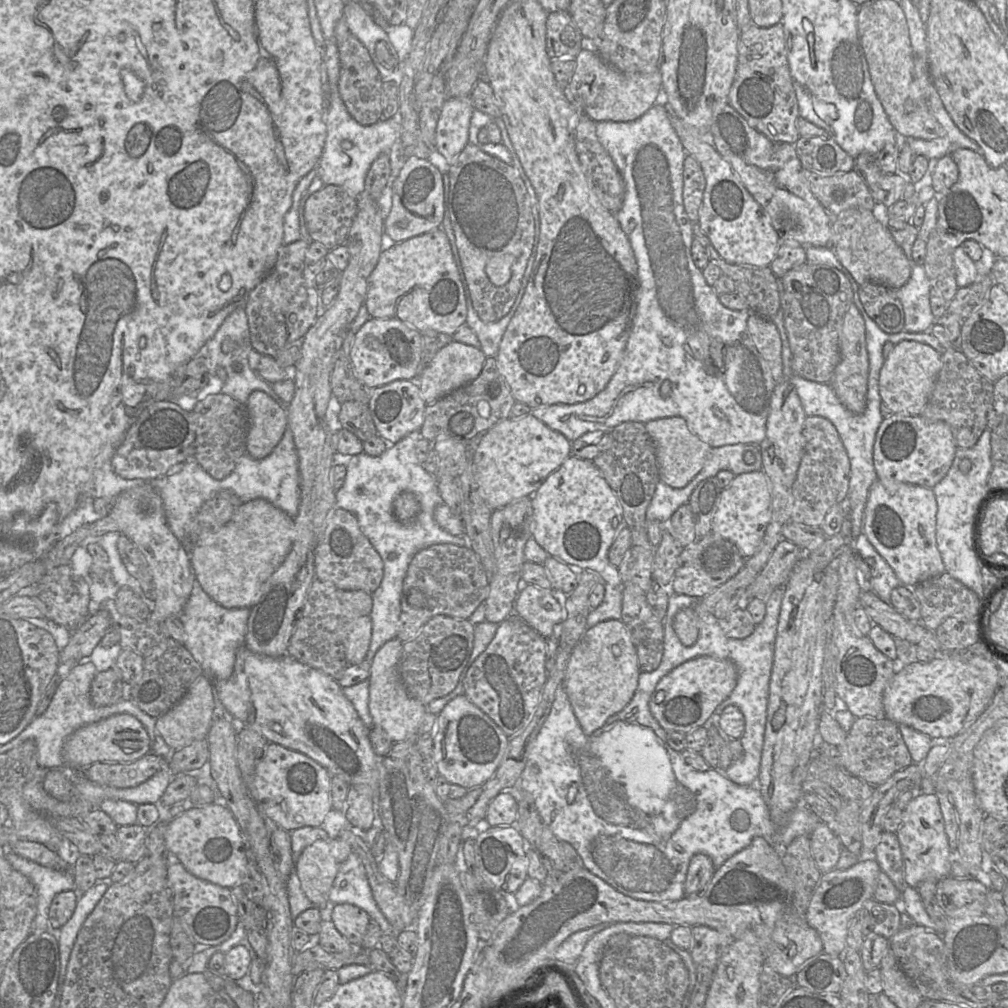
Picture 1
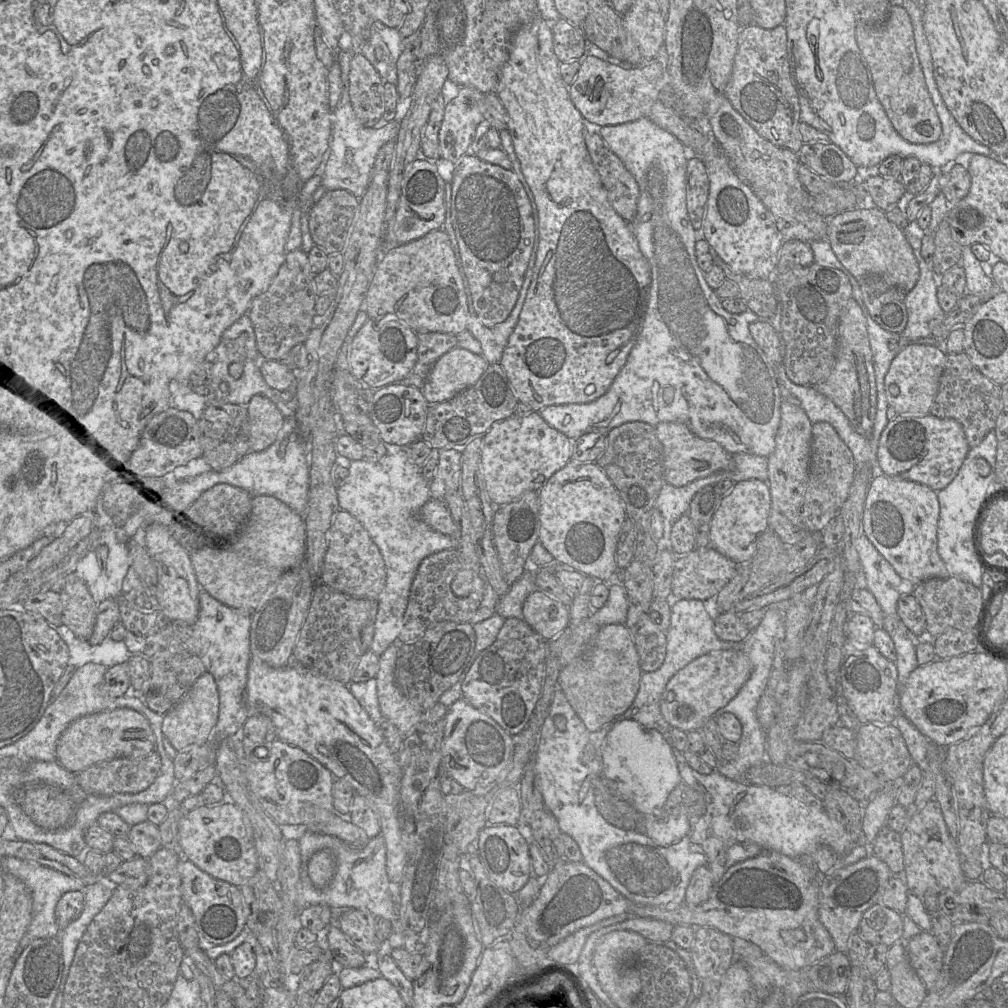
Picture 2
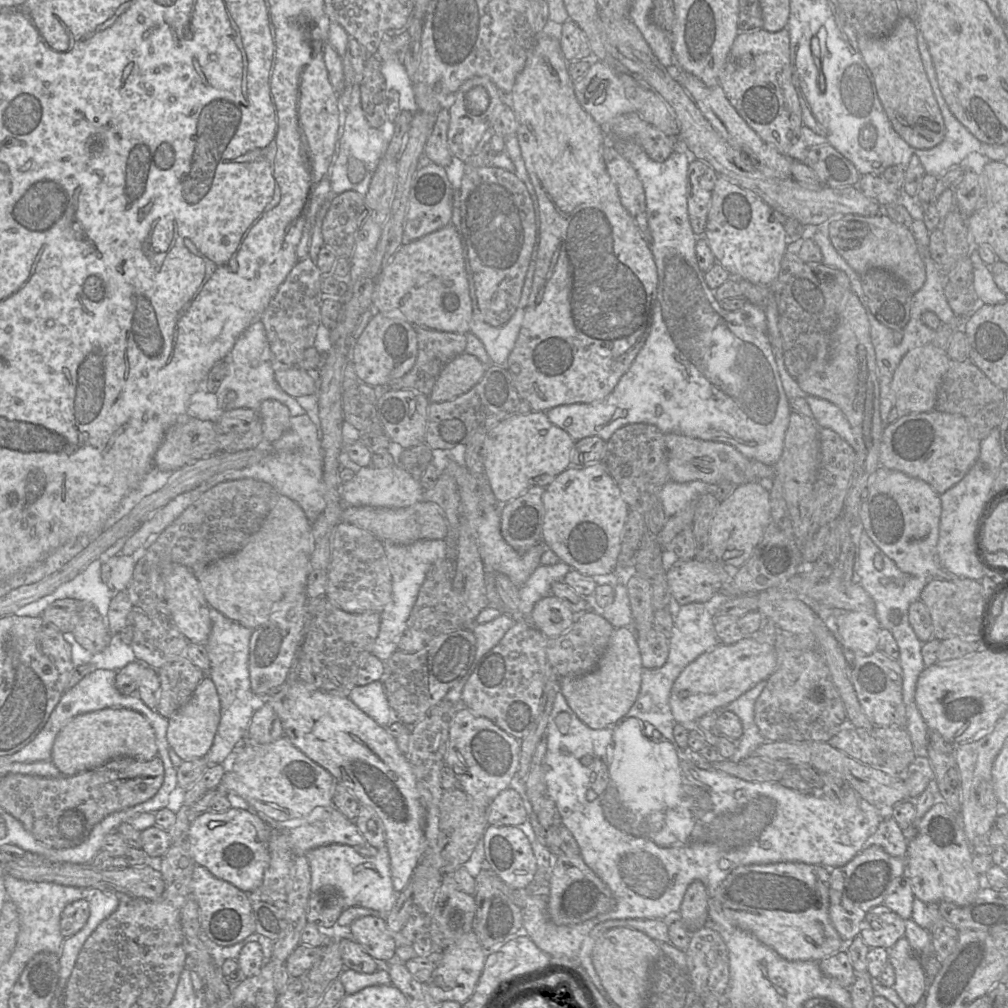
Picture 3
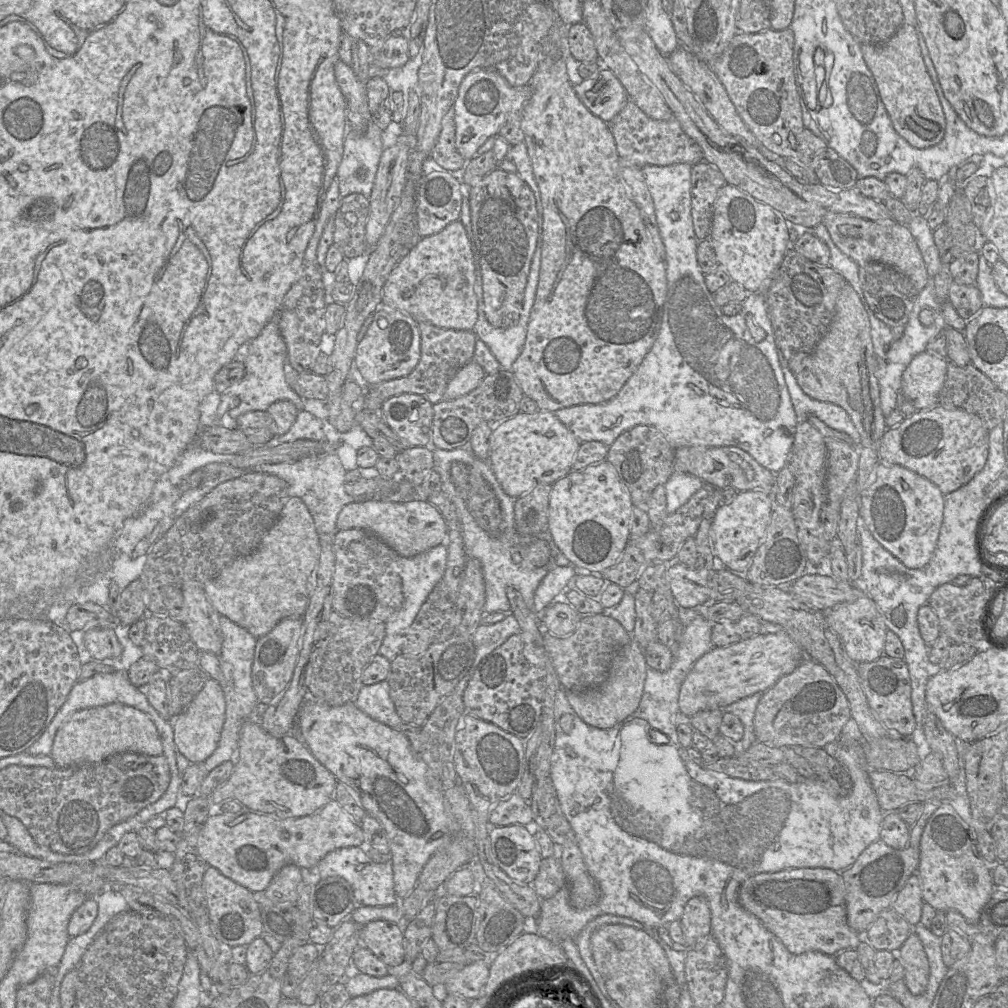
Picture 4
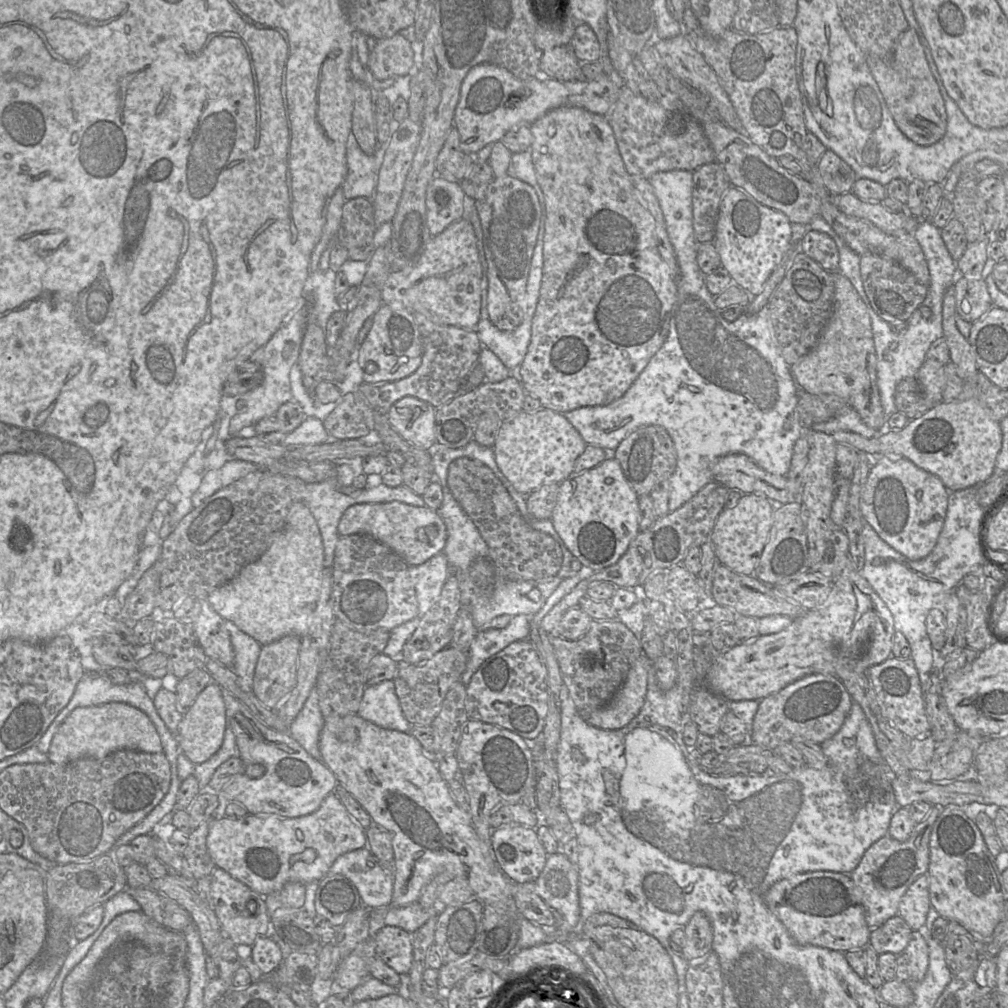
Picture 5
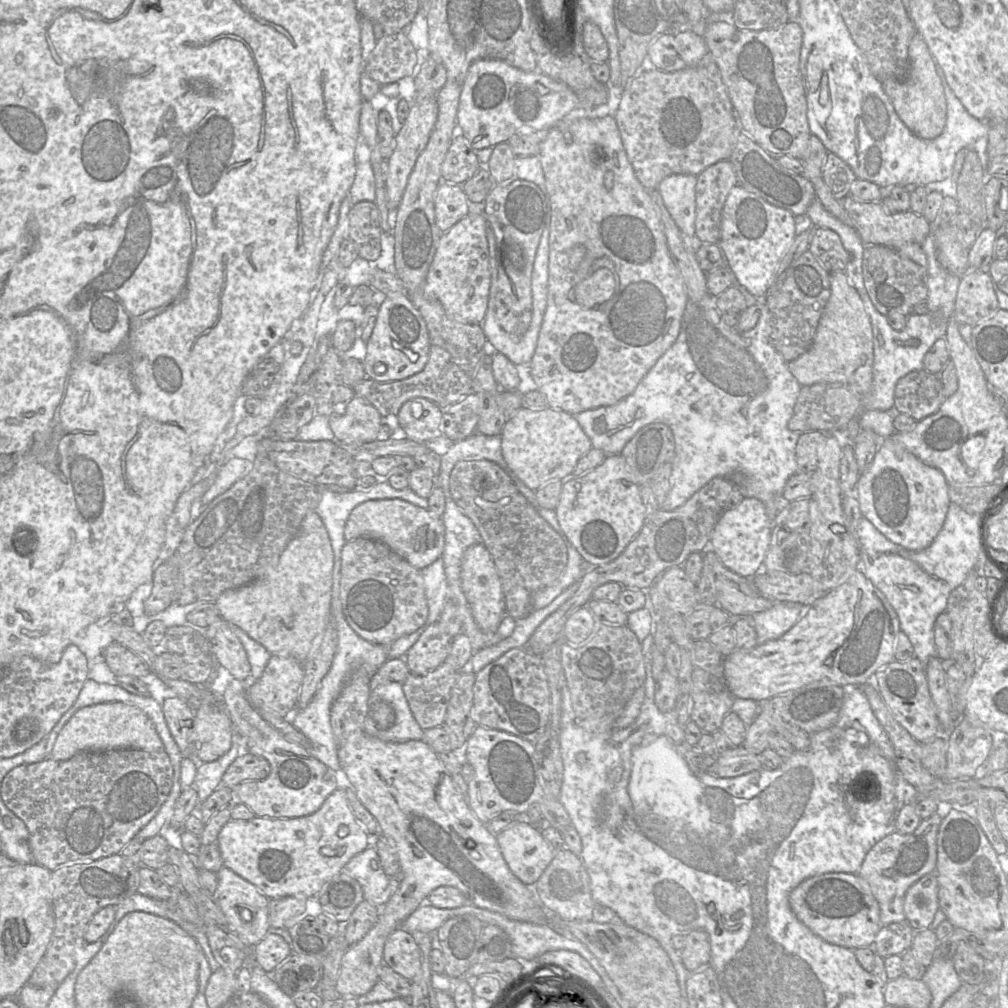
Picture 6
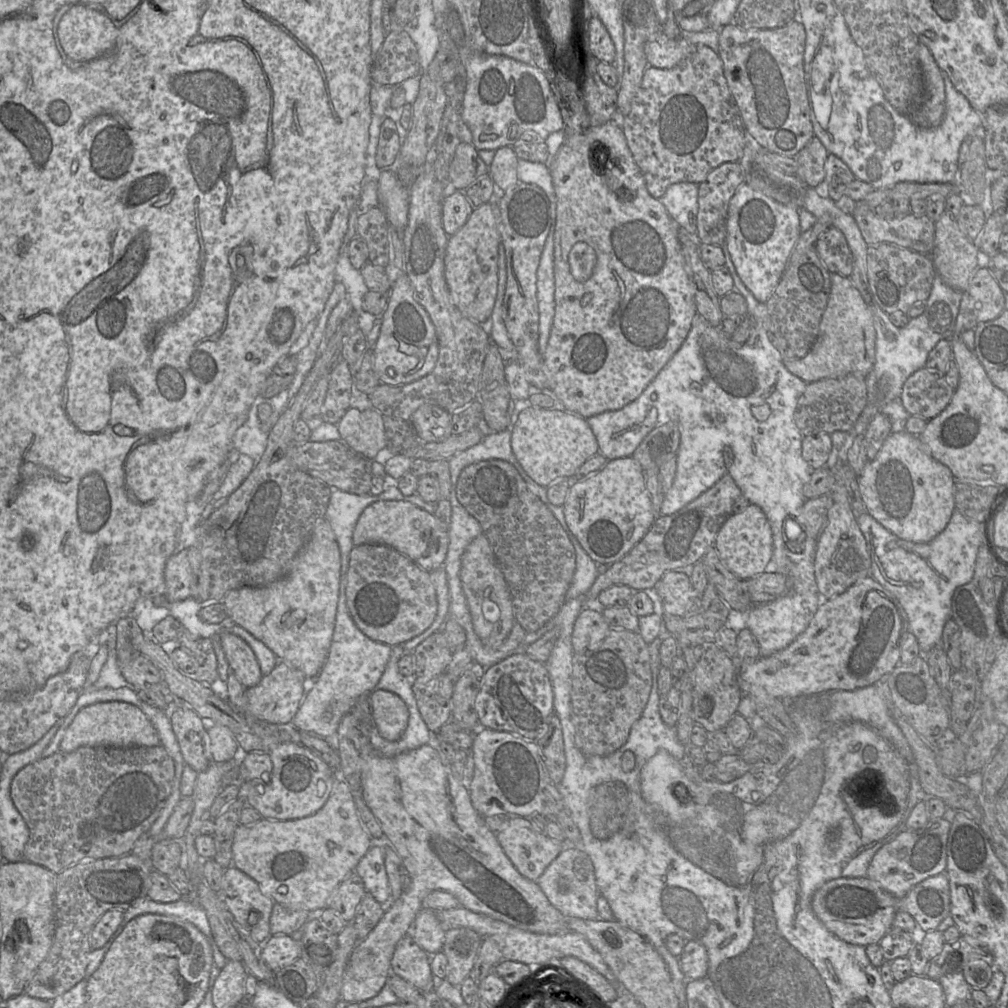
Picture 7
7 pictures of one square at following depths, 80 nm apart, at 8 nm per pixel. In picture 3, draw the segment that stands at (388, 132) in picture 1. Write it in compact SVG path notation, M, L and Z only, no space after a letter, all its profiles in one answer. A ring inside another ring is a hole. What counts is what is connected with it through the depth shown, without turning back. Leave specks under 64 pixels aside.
M347 51L342 60L343 72L345 74L344 87L339 99L338 106L340 111L340 127L338 134L337 149L327 175L331 183L332 191L338 195L342 192L353 190L365 196L378 164L385 154L387 142L385 141L381 130L373 128L367 121L362 106L361 92L359 83L355 79L355 73L351 63L351 55ZM360 160L364 163L366 174L359 183L352 183L348 177L349 161Z

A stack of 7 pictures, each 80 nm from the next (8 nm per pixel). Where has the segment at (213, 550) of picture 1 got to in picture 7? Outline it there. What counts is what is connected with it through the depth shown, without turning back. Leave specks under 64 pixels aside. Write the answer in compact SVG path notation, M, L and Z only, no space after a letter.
M323 518L316 522L311 537L290 564L287 573L272 584L262 587L241 587L229 591L222 603L232 620L265 644L278 660L288 663L305 676L305 692L313 687L320 674L333 638L340 585L340 551L334 532Z

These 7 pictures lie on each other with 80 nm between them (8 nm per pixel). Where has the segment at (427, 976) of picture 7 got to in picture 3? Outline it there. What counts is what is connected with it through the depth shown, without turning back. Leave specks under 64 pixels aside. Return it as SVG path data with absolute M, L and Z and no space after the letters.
M363 916L350 926L351 938L375 960L389 962L395 956L396 940L383 917Z

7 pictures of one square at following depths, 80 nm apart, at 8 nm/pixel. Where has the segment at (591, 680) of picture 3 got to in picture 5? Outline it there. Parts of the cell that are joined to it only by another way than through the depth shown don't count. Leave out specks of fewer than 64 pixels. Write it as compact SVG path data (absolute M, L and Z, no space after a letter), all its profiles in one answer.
M641 647L641 655L631 665L622 686L615 693L611 701L606 706L593 711L589 716L583 717L585 721L594 727L605 730L618 730L630 723L637 716L644 704L648 670L651 667L652 663L645 654L642 654Z

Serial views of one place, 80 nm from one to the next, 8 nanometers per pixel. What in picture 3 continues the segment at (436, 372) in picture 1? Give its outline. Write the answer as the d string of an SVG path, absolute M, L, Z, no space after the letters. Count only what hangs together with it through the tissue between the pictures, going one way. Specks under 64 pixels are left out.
M464 352L443 368L427 397L430 402L452 401L475 386L486 370L477 357Z

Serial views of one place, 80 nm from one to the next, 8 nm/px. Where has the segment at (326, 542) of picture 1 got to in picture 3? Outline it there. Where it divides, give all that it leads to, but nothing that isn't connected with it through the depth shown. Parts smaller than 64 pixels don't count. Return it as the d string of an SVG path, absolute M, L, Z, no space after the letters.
M341 520L333 535L326 595L334 606L348 613L381 613L392 600L392 576L383 541Z

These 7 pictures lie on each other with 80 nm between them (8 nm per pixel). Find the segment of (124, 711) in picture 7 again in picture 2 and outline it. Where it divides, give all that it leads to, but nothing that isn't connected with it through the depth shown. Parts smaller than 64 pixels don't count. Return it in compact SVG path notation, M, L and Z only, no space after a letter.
M119 708L80 717L60 735L56 761L66 770L79 773L91 765L117 758L142 758L154 751L154 734L145 716L129 708Z

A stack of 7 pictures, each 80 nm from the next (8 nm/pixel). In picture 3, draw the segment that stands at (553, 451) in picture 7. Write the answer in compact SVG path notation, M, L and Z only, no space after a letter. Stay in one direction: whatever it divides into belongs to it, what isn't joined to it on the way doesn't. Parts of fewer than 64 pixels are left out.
M546 411L516 413L487 431L484 446L484 472L495 498L509 503L529 488L546 488L572 463L575 442L561 428L550 422Z

